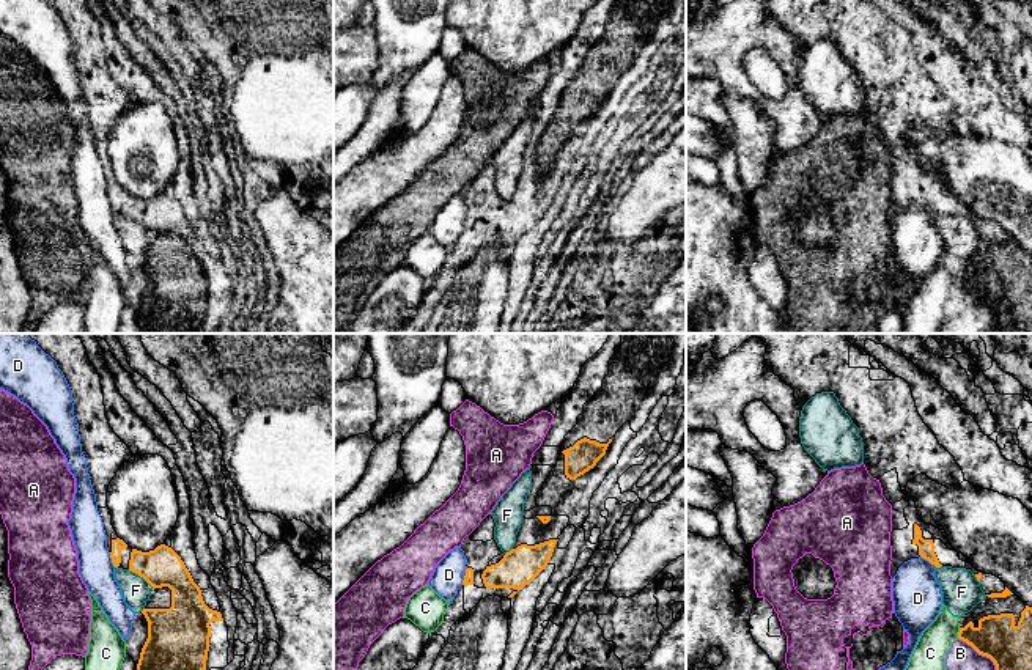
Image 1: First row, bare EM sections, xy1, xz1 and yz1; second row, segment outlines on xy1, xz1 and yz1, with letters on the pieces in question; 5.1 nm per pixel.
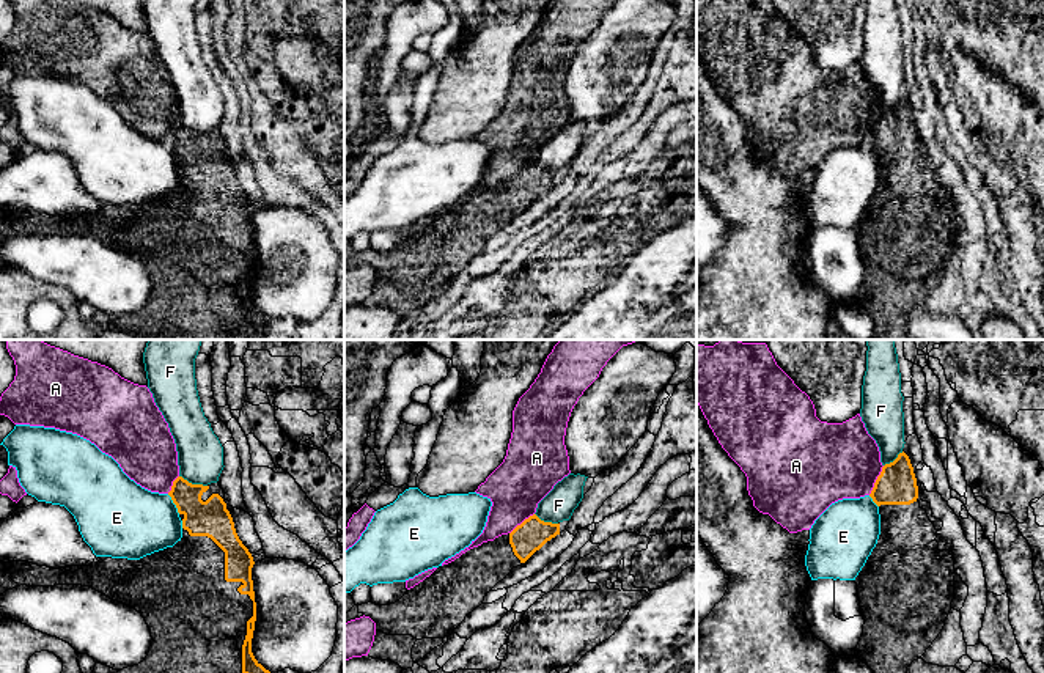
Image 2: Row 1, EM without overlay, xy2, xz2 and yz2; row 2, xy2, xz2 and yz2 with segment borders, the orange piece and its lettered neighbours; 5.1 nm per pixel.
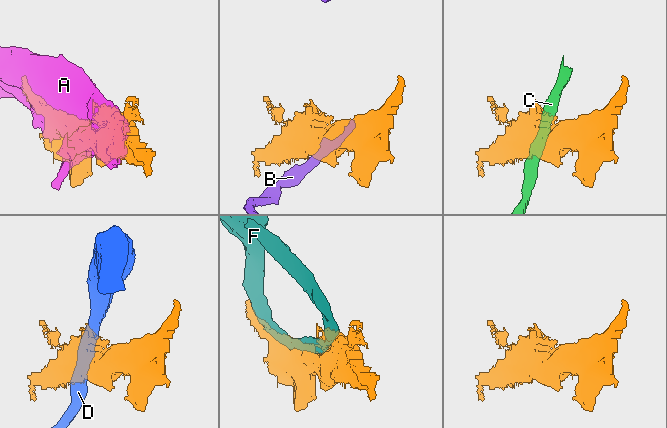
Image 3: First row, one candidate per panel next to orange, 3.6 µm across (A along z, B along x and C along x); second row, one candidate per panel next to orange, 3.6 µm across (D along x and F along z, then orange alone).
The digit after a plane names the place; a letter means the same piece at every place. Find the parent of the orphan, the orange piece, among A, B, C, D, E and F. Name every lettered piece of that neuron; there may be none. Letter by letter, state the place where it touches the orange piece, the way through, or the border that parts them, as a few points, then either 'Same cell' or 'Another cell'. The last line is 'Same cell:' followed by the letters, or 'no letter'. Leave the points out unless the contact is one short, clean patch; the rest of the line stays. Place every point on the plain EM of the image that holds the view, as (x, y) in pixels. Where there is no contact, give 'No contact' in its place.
A: Touches orange at yz2 (876, 128). Boundary: yz2 (884, 114), (868, 142). Another cell
B: Touches orange at yz1 (985, 302). Another cell
C: Touches orange at yz1 (958, 280). Boundary: yz1 (960, 276), (957, 285). Another cell
D: Touches orange at xz1 (464, 224). Boundary: xz1 (468, 216), (461, 231). Another cell
E: Touches orange at xy2 (173, 150). Another cell
F: Touches orange at xy2 (194, 132). Another cell
Same cell: no letter

